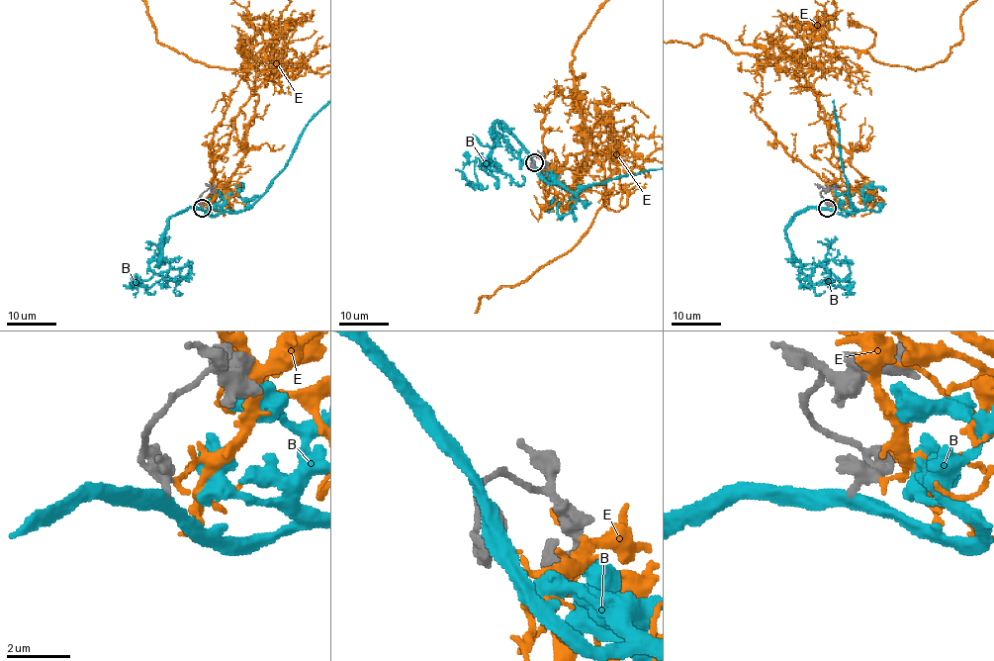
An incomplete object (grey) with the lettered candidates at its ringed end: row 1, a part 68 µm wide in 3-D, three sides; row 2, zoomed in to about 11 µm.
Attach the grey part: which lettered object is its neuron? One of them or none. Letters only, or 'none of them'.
none of them

